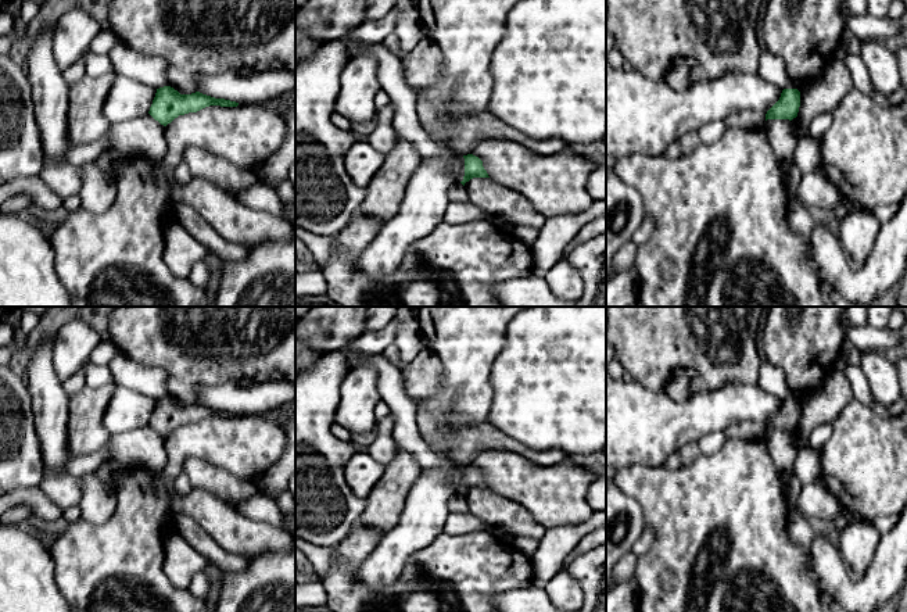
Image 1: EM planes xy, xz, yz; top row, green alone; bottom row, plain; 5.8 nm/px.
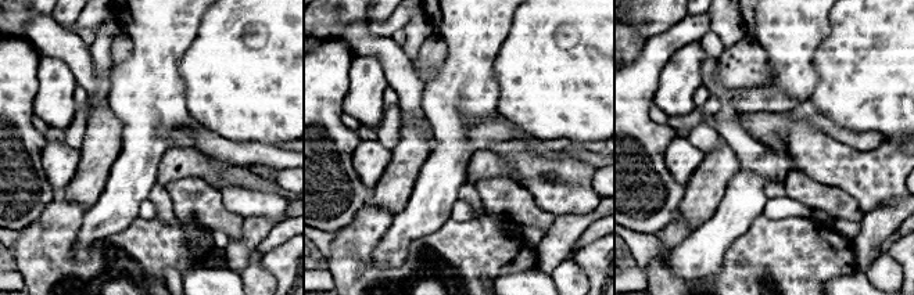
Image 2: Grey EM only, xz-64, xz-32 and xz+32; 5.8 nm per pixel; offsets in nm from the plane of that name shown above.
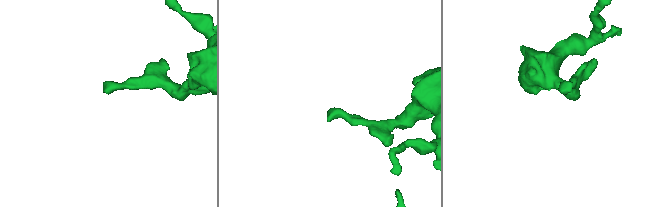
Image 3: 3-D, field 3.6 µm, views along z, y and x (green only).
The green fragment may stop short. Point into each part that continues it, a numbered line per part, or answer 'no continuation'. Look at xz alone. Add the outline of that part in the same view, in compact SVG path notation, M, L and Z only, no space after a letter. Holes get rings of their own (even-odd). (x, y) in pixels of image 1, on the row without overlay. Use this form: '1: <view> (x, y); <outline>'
no continuation

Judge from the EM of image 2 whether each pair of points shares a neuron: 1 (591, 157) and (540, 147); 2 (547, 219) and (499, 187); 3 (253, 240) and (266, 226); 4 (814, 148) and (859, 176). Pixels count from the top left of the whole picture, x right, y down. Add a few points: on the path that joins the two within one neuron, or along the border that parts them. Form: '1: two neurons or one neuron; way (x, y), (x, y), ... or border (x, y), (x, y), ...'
1: one neuron; way (579, 153), (552, 153)
2: one neuron; way (536, 216), (523, 211), (511, 198)
3: one neuron; way (255, 237), (264, 229)
4: one neuron; way (825, 159), (848, 168)

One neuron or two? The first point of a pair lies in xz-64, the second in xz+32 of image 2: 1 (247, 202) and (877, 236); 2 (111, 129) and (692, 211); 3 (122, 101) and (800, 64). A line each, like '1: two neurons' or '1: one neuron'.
1: two neurons
2: one neuron
3: one neuron

